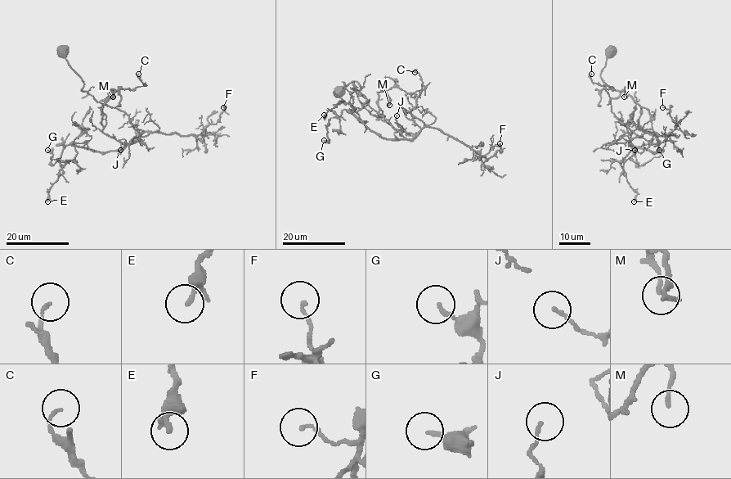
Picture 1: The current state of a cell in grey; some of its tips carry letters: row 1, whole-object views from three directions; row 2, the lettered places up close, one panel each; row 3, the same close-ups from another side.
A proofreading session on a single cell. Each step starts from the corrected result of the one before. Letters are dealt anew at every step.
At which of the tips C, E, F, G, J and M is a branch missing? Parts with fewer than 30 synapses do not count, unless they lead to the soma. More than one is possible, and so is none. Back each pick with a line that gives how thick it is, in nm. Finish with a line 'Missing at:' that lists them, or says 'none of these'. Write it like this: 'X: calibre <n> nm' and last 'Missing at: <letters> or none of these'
Missing at: none of these

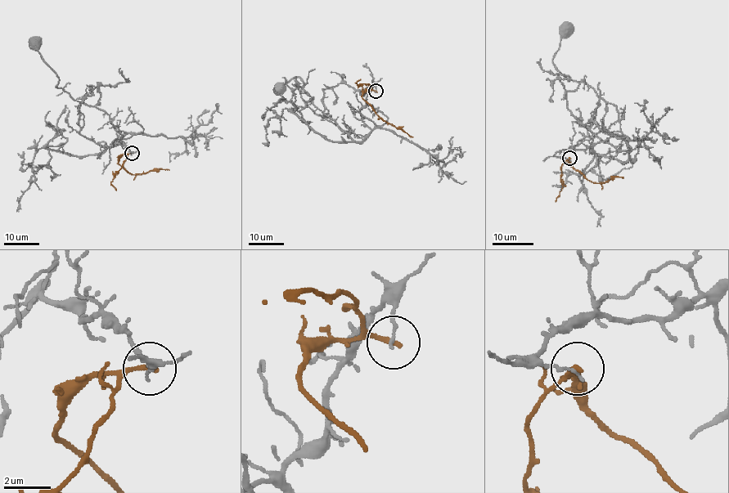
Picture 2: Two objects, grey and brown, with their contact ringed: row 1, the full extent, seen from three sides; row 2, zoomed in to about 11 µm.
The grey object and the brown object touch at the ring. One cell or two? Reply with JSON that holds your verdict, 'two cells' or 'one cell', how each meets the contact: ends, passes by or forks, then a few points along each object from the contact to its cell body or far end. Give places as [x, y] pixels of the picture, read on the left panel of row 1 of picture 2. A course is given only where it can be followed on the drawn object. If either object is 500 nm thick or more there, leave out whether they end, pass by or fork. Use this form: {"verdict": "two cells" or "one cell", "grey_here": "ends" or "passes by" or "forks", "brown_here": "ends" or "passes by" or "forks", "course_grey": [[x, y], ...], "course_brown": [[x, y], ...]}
{"verdict": "two cells", "grey_here": "ends", "brown_here": "ends", "course_grey": [[132, 154], [115, 143], [132, 135], [121, 134], [104, 111], [79, 102], [56, 87], [59, 78], [37, 42]], "course_brown": [[132, 154], [124, 154], [118, 162], [129, 173], [168, 170]]}

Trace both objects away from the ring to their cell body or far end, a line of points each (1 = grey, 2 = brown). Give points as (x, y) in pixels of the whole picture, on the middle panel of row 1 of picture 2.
1: (375, 91), (375, 85), (359, 111), (375, 125), (361, 136), (317, 115), (300, 95), (299, 77), (281, 87)
2: (375, 91), (369, 91), (362, 96), (384, 120), (412, 136)

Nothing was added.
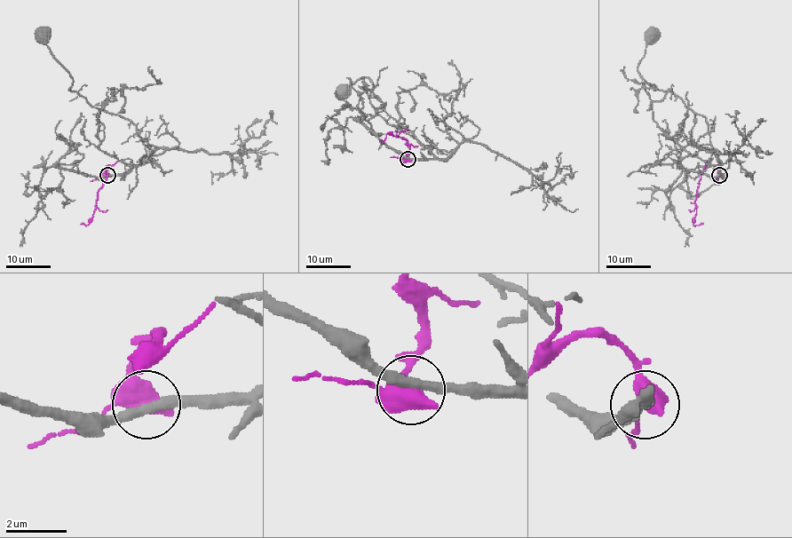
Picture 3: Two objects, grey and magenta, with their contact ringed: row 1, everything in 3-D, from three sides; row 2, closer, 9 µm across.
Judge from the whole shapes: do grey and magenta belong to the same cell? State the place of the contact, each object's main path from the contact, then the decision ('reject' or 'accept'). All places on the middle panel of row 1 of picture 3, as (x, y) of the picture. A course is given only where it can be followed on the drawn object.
(407, 159) | grey via (408, 158), (433, 154), (398, 122), (401, 117), (398, 128), (378, 113), (366, 76), (345, 90) | magenta via (408, 159), (408, 141), (387, 134), (384, 139), (380, 140) | reject

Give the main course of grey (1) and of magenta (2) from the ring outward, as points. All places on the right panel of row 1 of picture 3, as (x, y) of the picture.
1: (718, 176), (718, 168), (677, 142), (688, 109), (685, 104), (673, 92), (653, 88), (637, 68), (651, 35)
2: (719, 176), (713, 165), (708, 165), (701, 172), (695, 201), (694, 225), (700, 224)

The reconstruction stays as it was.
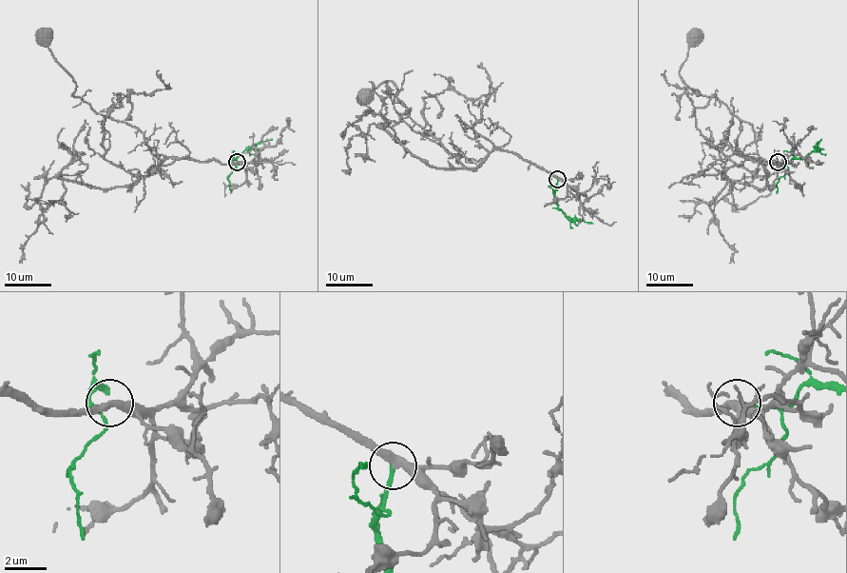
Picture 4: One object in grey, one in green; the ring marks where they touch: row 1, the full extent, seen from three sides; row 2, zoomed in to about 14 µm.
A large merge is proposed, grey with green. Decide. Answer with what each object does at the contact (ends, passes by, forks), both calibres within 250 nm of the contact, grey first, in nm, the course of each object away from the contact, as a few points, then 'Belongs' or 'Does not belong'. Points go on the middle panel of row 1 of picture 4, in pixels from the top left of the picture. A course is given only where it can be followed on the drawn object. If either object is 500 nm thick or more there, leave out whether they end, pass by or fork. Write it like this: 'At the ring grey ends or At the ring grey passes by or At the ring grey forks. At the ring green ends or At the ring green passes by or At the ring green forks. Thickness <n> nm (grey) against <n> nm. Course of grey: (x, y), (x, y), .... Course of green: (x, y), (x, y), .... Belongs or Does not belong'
At the ring grey passes by. At the ring green ends. Thickness 380 nm (grey) against 200 nm. Course of grey: (557, 179), (502, 149), (479, 161), (450, 153), (403, 119), (391, 82), (367, 95). Course of green: (557, 179), (553, 192), (557, 207), (567, 216), (592, 223). Belongs

